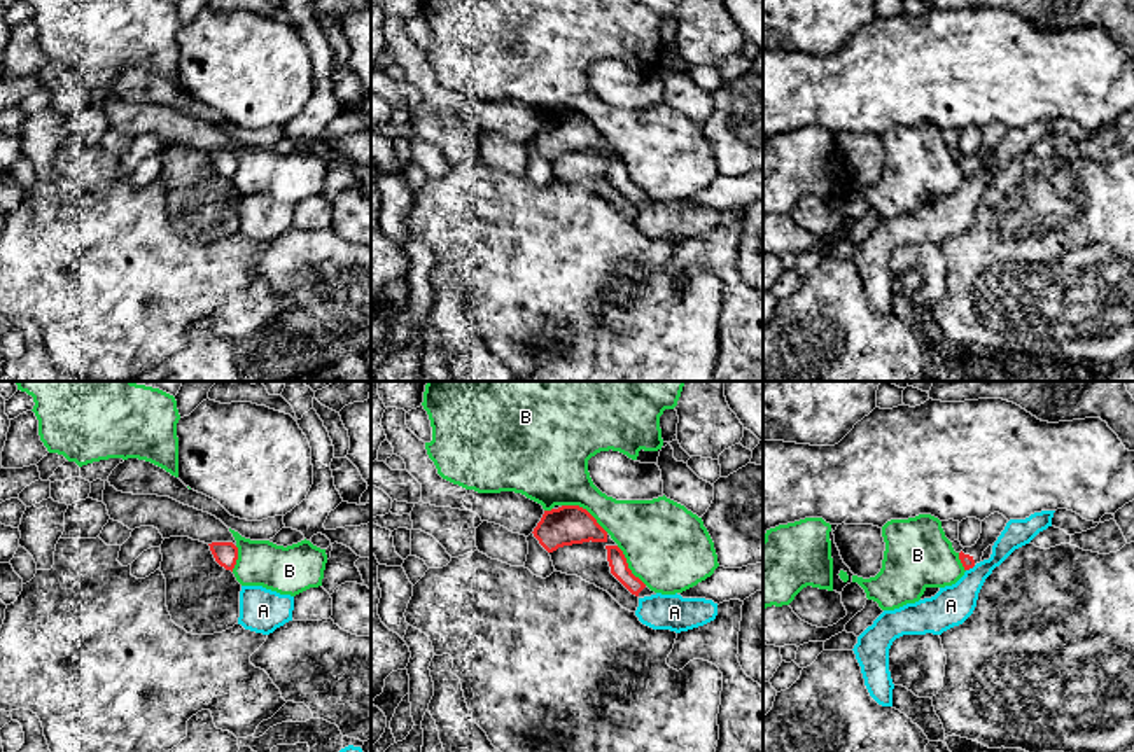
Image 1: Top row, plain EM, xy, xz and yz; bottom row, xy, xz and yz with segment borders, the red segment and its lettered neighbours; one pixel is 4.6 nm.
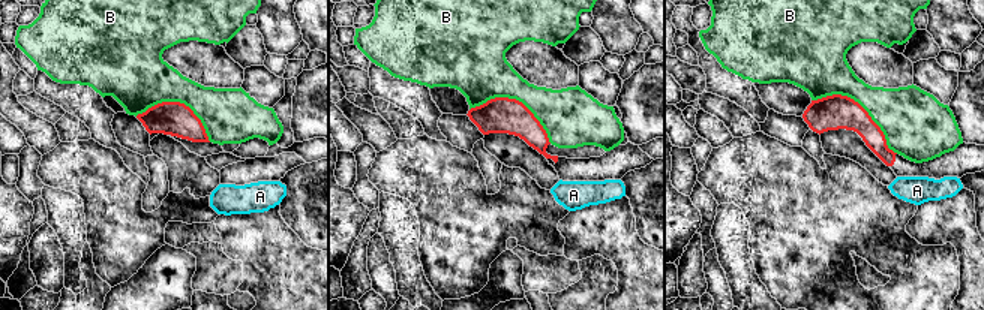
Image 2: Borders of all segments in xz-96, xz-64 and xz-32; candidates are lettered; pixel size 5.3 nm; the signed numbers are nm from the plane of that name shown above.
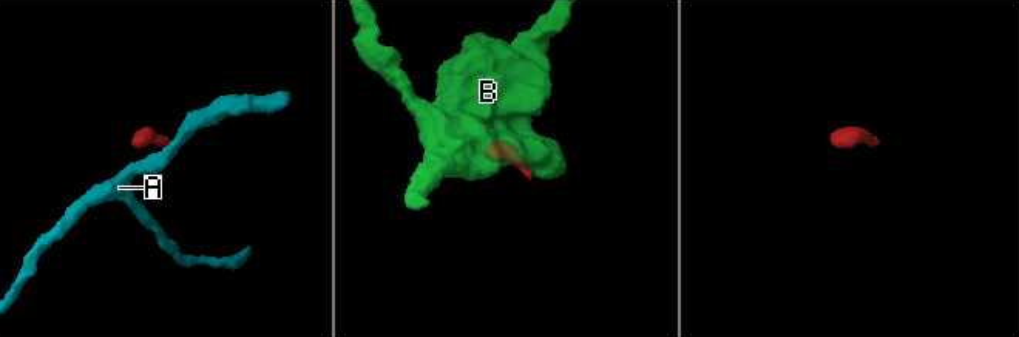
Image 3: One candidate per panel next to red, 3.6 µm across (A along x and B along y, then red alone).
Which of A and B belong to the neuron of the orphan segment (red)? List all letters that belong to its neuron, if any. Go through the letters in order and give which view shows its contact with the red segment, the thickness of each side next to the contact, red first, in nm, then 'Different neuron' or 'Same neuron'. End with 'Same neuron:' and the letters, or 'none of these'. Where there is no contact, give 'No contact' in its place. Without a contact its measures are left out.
A: Touches red in yz. Thickness 60 nm (red) against 180 nm. Different neuron
B: Touches red in xz. Thickness 180 nm (red) against 340 nm. Different neuron
Same neuron: none of these

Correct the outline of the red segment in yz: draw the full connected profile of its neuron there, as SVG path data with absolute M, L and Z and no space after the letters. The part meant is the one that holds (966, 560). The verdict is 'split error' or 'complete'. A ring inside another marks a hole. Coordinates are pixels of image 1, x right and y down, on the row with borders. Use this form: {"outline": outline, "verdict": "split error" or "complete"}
{"outline": "M994 512L982 521L982 533L980 533L980 539L976 540L976 544L971 547L964 547L959 553L959 560L964 567L964 570L970 570L976 563L982 561L984 551L989 546L994 546L994 542L998 540L998 537L1004 530L1006 523L1008 523L1008 519L999 512Z", "verdict": "split error"}

